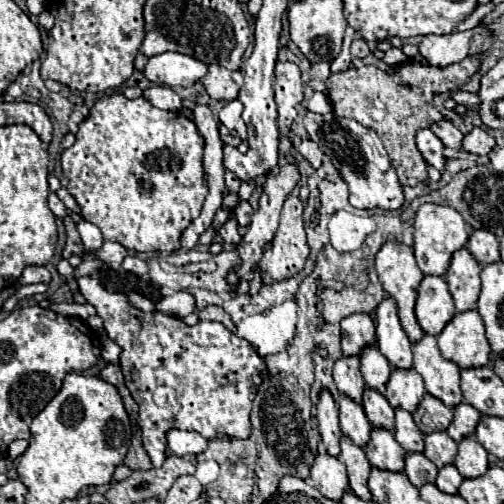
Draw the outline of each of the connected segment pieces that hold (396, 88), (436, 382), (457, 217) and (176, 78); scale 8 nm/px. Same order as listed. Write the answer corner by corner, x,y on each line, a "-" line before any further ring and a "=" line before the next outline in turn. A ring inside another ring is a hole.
481,54
467,56
459,64
451,64
445,68
435,68
431,64
421,64
415,60
407,60
395,68
395,72
383,72
377,66
349,66
343,72
331,74
327,62
313,64
311,68
311,88
315,92
329,94
333,110
337,116
355,118
359,124
375,130
385,150
391,158
393,168
397,170
399,182
403,186
417,186
427,180
427,164
421,152
415,146
417,128
427,128
437,122
437,110
433,106
433,96
443,92
457,92
463,88
471,76
479,70
483,62
=
425,334
413,344
413,368
423,376
425,390
431,396
437,396
449,406
463,402
459,390
459,366
441,356
435,336
=
421,204
419,210
415,212
415,222
413,222
413,250
417,264
423,274
435,274
443,276
449,268
451,256
457,248
463,248
469,240
469,232
465,226
465,220
455,208
449,206
439,206
439,204
=
179,52
151,56
143,74
159,86
193,86
207,74
207,66

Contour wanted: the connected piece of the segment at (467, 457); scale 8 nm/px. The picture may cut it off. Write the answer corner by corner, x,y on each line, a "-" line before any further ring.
467,436
459,442
459,452
457,452
453,464
461,472
463,478
481,476
481,472
485,472
485,468
489,468
487,450
473,436

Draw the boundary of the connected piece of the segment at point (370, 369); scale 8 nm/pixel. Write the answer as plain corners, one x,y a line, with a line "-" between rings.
369,344
361,350
361,374
365,378
365,384
369,388
377,388
379,392
385,392
385,384
389,380
391,364
389,360
381,354
377,344

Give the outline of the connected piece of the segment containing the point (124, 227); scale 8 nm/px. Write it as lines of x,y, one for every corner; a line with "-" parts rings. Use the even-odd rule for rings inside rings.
113,94
113,96
107,96
107,98
99,100
99,102
95,102
91,112
89,112
89,116
79,124
79,132
77,132
75,144
71,148
63,150
61,164
63,164
63,174
69,180
67,190
75,198
75,202
79,204
81,216
101,228
103,240
119,242
125,248
137,250
137,252
175,252
175,250
179,250
181,248
181,234
183,234
183,230
199,216
203,200
207,196
207,180
205,180
205,172
203,172
203,138
199,136
195,122
189,120
183,112
159,110
145,98
127,100
123,94

